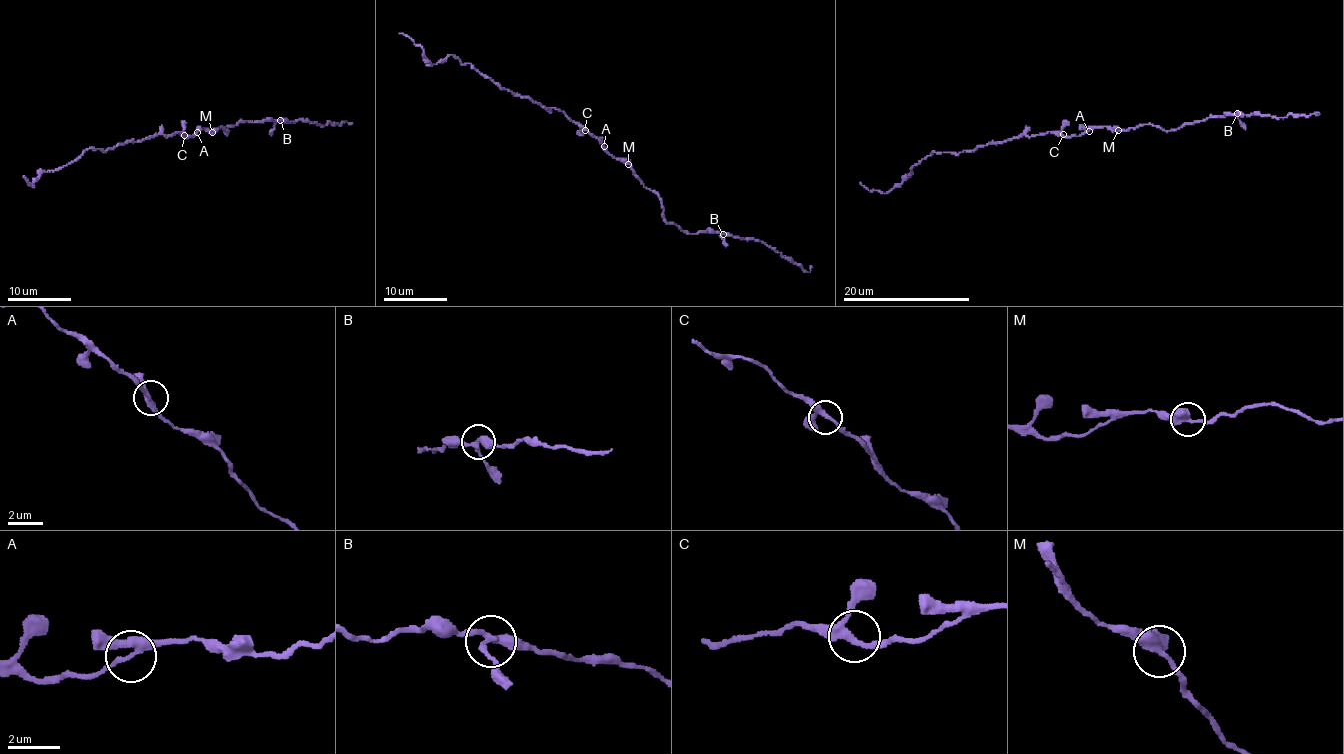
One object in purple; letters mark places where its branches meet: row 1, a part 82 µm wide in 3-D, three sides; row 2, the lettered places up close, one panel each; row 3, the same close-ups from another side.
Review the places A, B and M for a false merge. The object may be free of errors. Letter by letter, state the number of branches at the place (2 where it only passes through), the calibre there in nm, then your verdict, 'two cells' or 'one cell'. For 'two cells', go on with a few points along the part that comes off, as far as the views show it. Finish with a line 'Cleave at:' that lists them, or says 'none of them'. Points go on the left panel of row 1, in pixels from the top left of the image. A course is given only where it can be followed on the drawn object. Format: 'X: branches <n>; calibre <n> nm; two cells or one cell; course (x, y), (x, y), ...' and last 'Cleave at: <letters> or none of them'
A: branches 3; calibre 240 nm; one cell
B: branches 3; calibre 240 nm; one cell
M: branches 2; calibre 480 nm; one cell
Cleave at: none of them

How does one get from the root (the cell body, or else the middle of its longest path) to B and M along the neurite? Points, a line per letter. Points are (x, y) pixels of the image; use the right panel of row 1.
B: (1082, 134), (1104, 126), (1127, 131), (1145, 124), (1174, 130), (1207, 117), (1237, 113)
M: (1082, 134), (1104, 126), (1119, 129)

